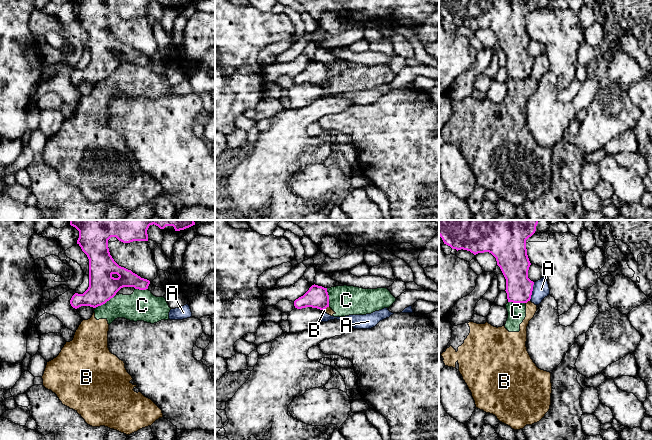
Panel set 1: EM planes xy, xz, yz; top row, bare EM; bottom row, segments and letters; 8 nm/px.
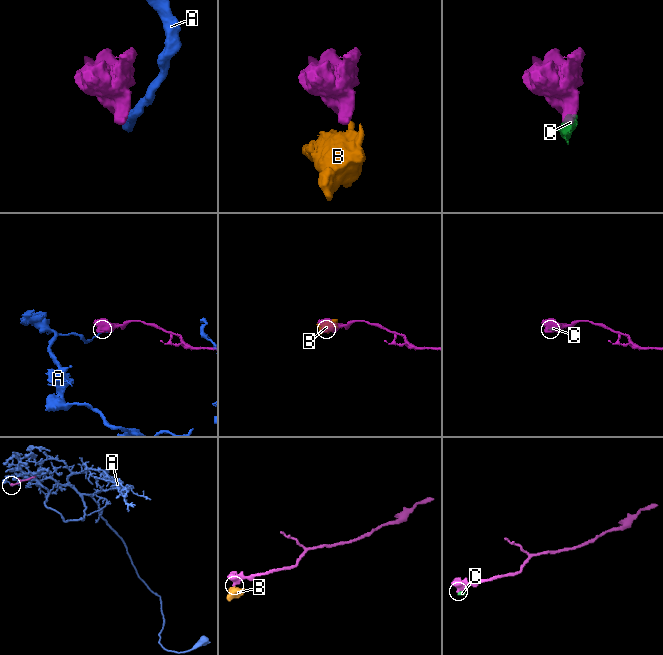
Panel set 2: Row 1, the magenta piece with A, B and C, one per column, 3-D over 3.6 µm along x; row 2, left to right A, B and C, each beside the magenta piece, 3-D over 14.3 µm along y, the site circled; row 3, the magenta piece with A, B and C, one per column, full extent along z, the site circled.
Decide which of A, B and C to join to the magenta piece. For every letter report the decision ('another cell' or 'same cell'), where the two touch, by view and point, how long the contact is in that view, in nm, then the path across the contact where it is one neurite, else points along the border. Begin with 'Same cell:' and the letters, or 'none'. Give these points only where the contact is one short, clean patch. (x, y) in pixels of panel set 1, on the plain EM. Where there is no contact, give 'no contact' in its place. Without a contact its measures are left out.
Same cell: none
A: another cell; meets magenta in yz at (532, 66); contact 160 nm long; border along yz (534, 58), (529, 76)
B: another cell; meets magenta in xz at (325, 84); contact 70 nm long; border along xz (328, 82), (322, 86)
C: another cell; meets magenta in xy at (105, 78); contact 200 nm long

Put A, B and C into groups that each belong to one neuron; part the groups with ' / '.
A / B C

